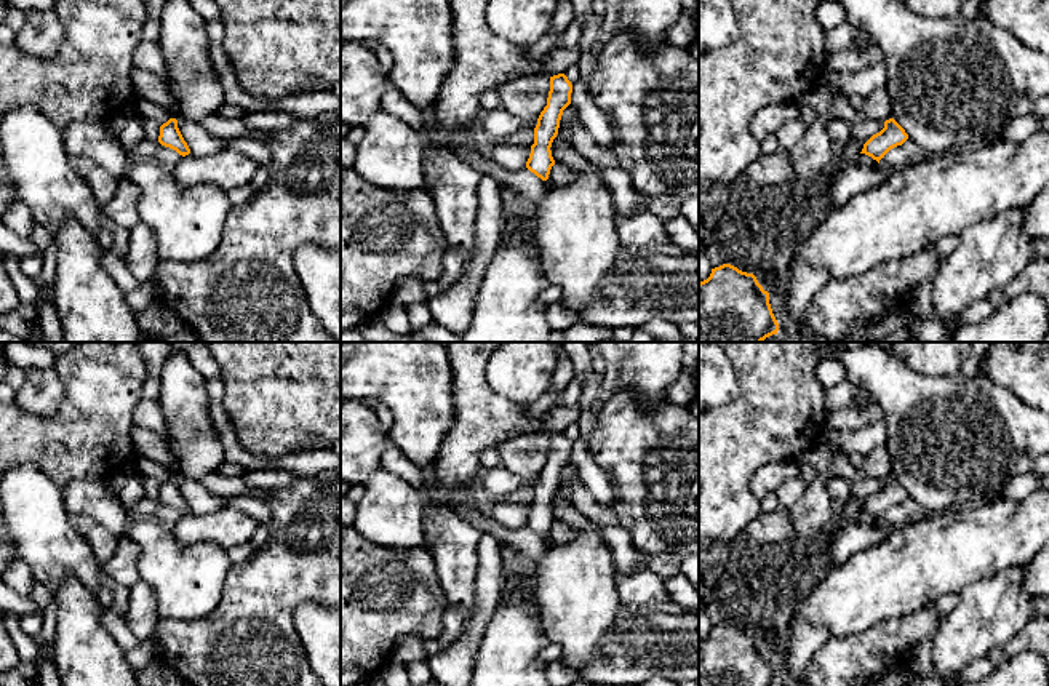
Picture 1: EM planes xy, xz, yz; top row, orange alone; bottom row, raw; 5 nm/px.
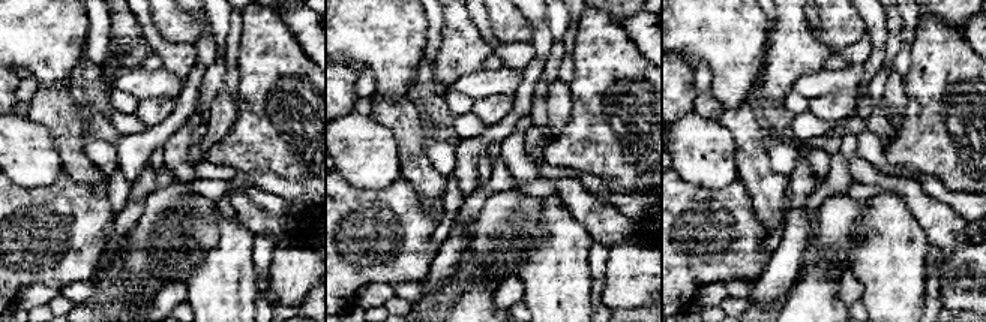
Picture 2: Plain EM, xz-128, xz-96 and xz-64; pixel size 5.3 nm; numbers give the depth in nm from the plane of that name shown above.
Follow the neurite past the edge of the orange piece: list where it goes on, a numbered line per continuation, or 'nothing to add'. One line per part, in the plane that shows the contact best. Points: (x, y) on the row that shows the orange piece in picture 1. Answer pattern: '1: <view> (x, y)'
nothing to add

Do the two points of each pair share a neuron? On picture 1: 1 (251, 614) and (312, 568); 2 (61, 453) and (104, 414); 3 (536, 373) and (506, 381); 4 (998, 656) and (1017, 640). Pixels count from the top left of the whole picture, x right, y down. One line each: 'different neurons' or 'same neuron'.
1: same neuron
2: same neuron
3: same neuron
4: same neuron

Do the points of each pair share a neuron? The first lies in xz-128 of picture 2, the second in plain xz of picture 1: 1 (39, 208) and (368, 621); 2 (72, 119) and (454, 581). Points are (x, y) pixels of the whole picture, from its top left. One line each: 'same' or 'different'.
1: same
2: same

